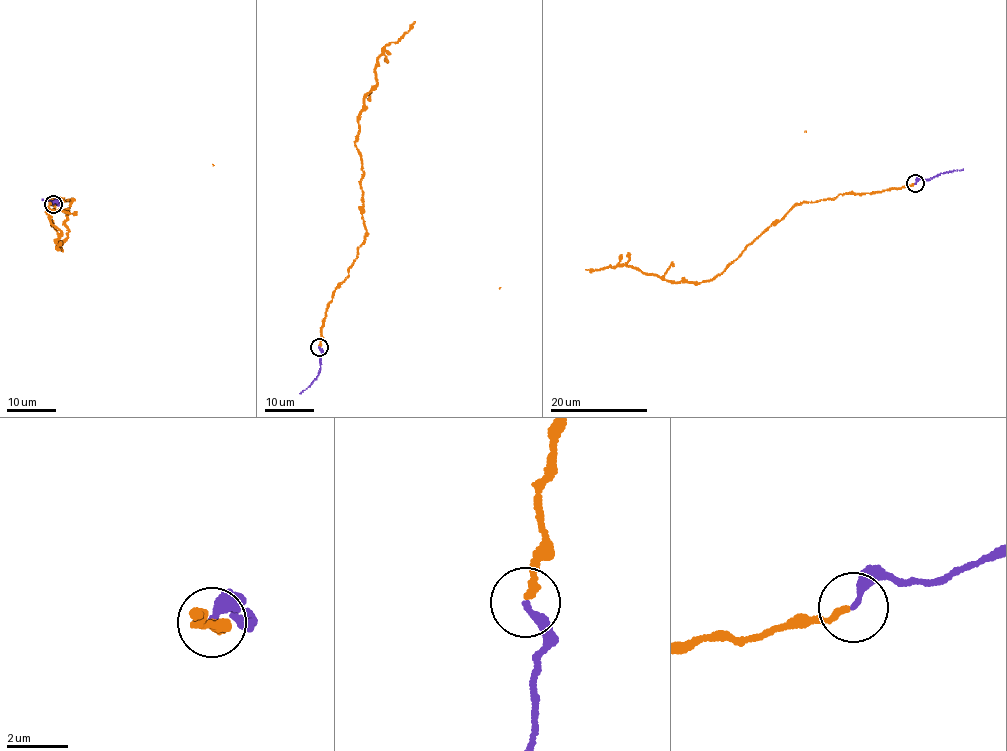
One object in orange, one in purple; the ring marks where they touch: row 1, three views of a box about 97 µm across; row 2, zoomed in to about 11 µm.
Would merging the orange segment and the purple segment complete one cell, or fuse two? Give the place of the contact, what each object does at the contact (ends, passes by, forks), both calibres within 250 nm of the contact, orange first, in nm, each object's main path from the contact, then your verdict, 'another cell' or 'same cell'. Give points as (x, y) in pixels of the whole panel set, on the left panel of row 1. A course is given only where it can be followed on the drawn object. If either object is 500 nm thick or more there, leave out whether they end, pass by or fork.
(53, 204) | orange ends | purple ends | 240/280 nm | orange via (52, 204), (72, 201), (62, 251), (54, 241), (60, 232), (46, 212), (77, 211) | purple via (52, 204), (56, 202), (59, 205), (42, 199) | same cell

